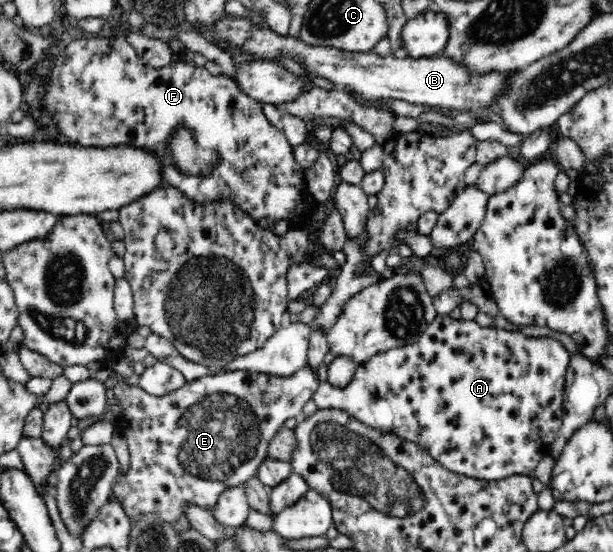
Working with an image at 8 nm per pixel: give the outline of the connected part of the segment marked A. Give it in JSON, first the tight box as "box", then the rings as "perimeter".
{"box":[312,314,571,480],"perimeter":[[[438,314],[435,321],[432,321],[423,335],[419,337],[417,343],[378,353],[370,360],[358,364],[353,379],[350,379],[350,383],[342,389],[331,385],[328,381],[322,382],[312,399],[320,409],[341,409],[368,427],[417,443],[424,452],[428,451],[430,457],[438,461],[442,468],[463,476],[483,480],[501,480],[513,475],[526,476],[538,466],[544,457],[551,456],[552,443],[562,425],[563,393],[570,361],[571,354],[568,349],[560,341],[551,339],[549,336],[533,337],[496,327],[480,327],[475,320],[455,319],[450,315]]]}

